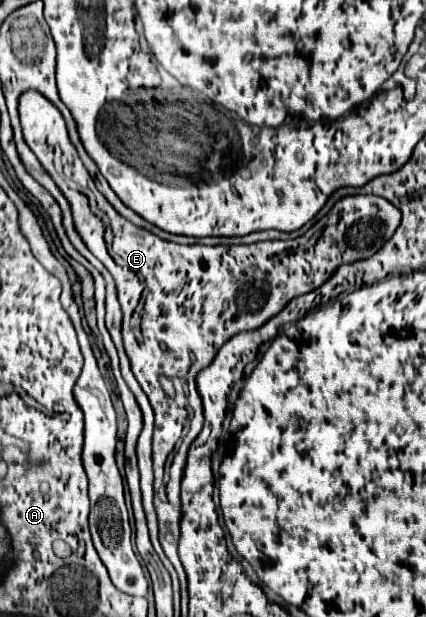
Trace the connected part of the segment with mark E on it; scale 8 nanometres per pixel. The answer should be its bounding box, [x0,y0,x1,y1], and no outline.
[19,91,401,583]

